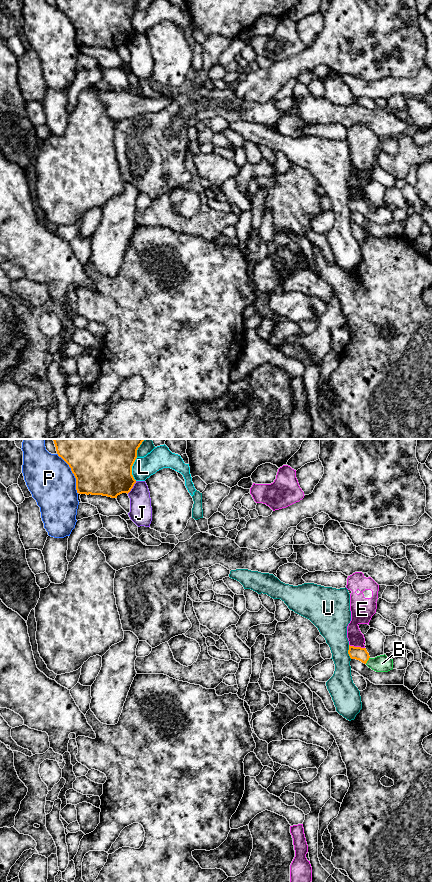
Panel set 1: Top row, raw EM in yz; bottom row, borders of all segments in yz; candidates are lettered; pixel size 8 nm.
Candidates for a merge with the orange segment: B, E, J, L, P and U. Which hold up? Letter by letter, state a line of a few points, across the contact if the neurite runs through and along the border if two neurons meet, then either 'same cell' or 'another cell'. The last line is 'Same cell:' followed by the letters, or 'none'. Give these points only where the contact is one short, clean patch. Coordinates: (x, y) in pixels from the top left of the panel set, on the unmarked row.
B: line yz (358, 205), (368, 211), (372, 215), (382, 215); same cell
E: another cell
J: another cell
L: another cell
P: another cell
U: another cell
Same cell: B

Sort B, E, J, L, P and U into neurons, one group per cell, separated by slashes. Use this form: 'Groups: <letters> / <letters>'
Groups: B / E / J / L / P / U

